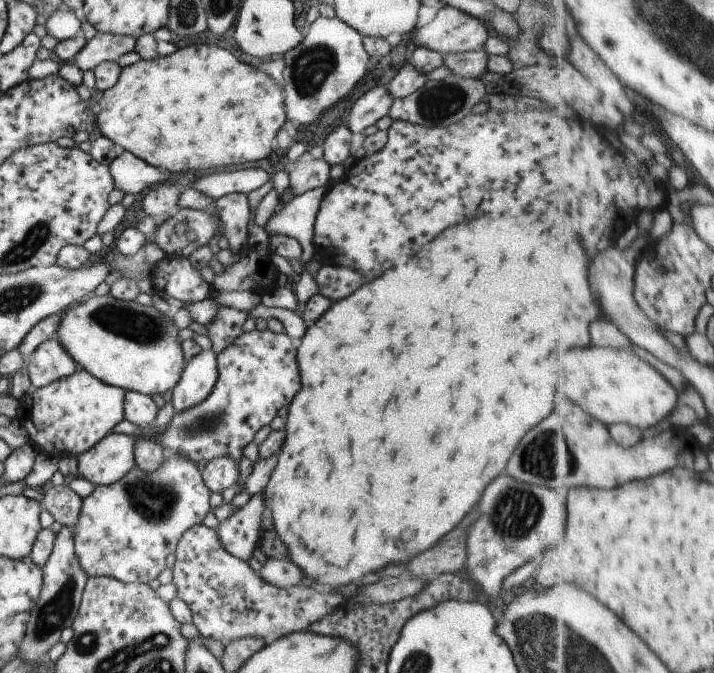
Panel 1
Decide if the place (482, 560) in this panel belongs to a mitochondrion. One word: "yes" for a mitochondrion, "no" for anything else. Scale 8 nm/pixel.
yes

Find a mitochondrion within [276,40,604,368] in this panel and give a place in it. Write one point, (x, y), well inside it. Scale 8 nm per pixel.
(311, 69)

